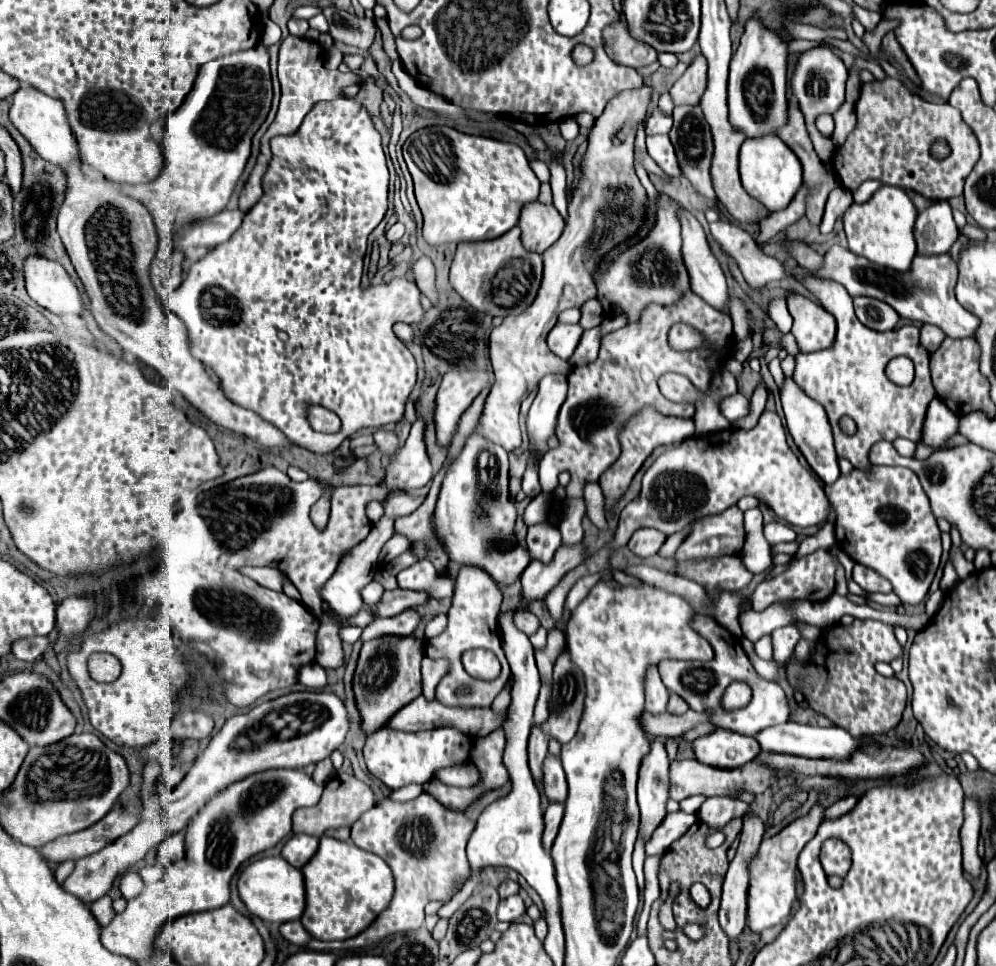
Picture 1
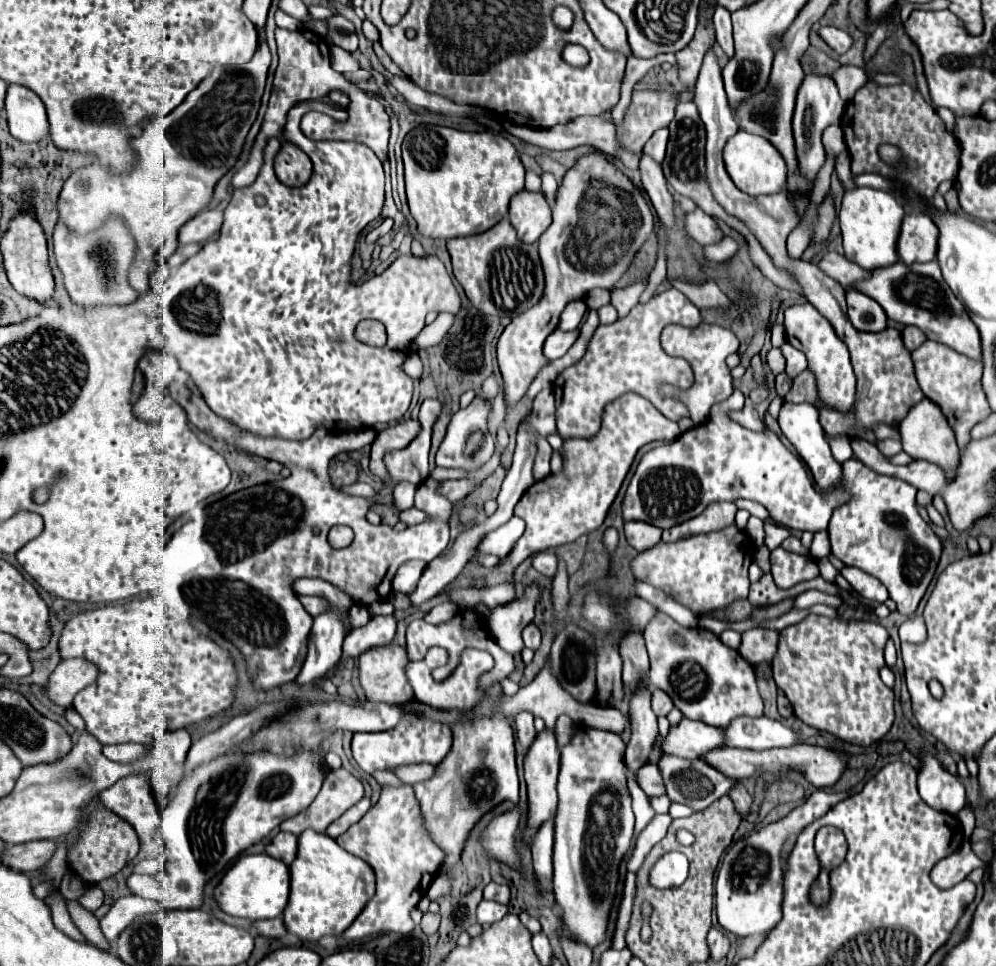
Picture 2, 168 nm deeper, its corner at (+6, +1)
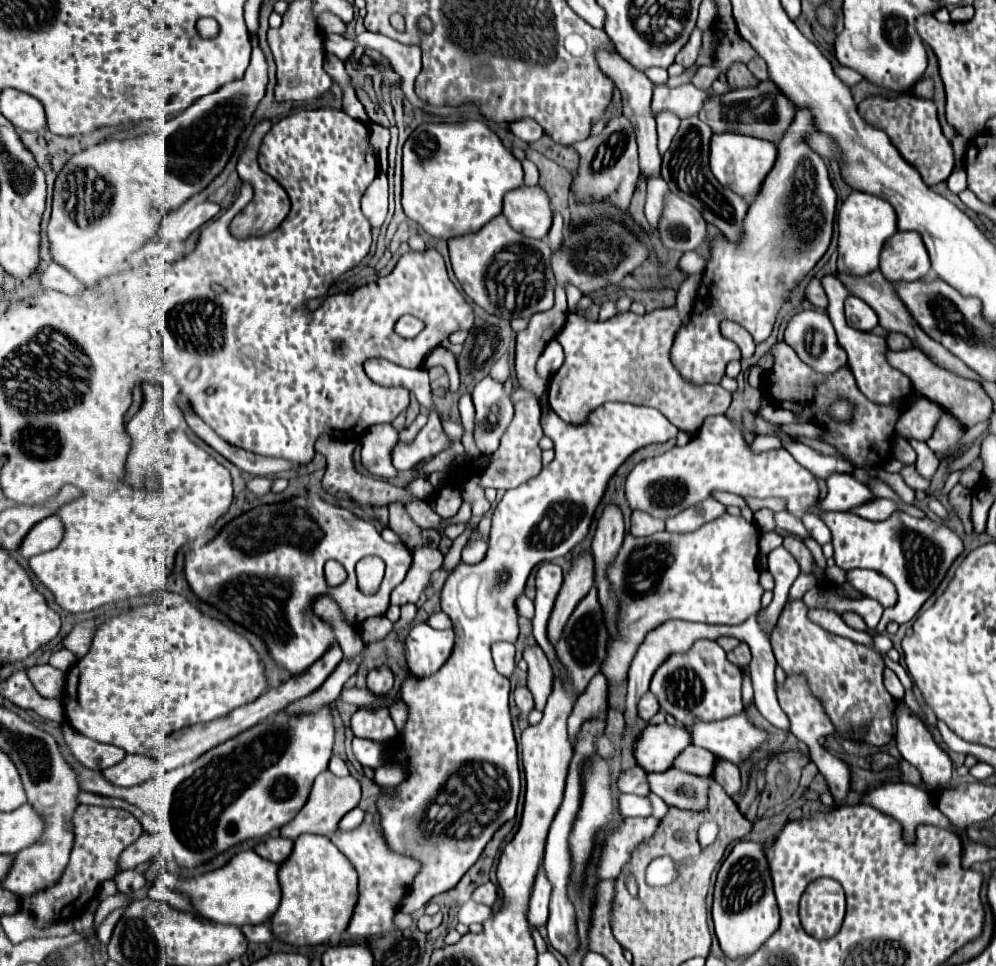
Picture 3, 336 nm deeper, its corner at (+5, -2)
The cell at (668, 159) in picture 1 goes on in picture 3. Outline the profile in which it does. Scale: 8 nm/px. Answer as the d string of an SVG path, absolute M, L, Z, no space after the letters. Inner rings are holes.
M662 112L656 116L656 124L658 124L658 150L664 154L680 126L680 118L676 118L668 112Z

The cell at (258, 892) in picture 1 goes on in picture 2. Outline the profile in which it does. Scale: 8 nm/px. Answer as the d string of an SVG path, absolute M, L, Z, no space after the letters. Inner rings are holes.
M267 853L241 855L219 881L213 897L219 909L233 917L251 921L279 917L289 899L289 867L283 861L275 861Z

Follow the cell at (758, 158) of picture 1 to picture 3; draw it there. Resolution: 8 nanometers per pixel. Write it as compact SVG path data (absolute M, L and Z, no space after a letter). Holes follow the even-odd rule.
M724 132L724 134L714 134L710 142L710 168L718 182L738 196L756 196L760 192L760 186L764 184L764 176L772 170L772 164L776 164L778 150L772 142L744 136L744 134L734 134L734 132Z

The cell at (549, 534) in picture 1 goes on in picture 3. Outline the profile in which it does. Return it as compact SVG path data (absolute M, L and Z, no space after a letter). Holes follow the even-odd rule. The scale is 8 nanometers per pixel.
M554 562L540 564L536 572L536 598L534 598L536 616L532 622L534 622L534 638L546 652L550 652L552 648L548 642L546 626L560 588L562 588L562 568Z

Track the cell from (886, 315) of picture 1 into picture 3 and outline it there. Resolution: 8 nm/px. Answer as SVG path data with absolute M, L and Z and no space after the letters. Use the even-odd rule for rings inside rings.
M856 296L846 298L846 320L848 320L848 326L862 332L870 332L874 326L878 326L876 312Z

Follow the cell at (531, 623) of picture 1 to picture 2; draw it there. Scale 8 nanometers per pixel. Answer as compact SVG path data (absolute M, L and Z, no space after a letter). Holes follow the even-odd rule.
M529 623L529 625L523 629L523 641L525 641L525 647L529 647L529 649L533 649L533 651L539 649L541 633L539 633L539 629L537 629L533 623Z

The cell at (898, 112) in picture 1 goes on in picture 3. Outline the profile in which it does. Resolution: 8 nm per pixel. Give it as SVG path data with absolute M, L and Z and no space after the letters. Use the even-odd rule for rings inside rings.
M898 94L898 96L868 96L858 104L858 112L864 118L866 124L888 130L890 142L898 148L904 160L908 160L922 176L926 186L940 184L948 180L954 168L954 156L952 146L948 138L942 134L942 128L938 124L936 106L932 100L916 98L912 94Z

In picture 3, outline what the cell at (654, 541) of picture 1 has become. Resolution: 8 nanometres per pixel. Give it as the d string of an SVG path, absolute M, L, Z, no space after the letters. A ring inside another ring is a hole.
M632 512L632 528L630 528L632 536L650 536L660 530L664 530L662 520L656 520L646 512Z

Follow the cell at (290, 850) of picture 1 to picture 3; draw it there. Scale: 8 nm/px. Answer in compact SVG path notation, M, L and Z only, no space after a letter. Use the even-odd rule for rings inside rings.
M282 836L268 838L256 846L256 854L260 854L262 858L266 858L270 862L282 864L292 854L292 846L294 846L294 842L288 838L282 838Z

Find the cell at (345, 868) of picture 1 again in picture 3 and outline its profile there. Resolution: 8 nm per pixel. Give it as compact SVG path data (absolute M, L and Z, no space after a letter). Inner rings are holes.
M308 834L298 836L294 852L280 866L278 874L282 902L270 918L272 932L278 940L294 946L316 946L348 928L358 900L358 876L352 862L332 844L330 838Z

